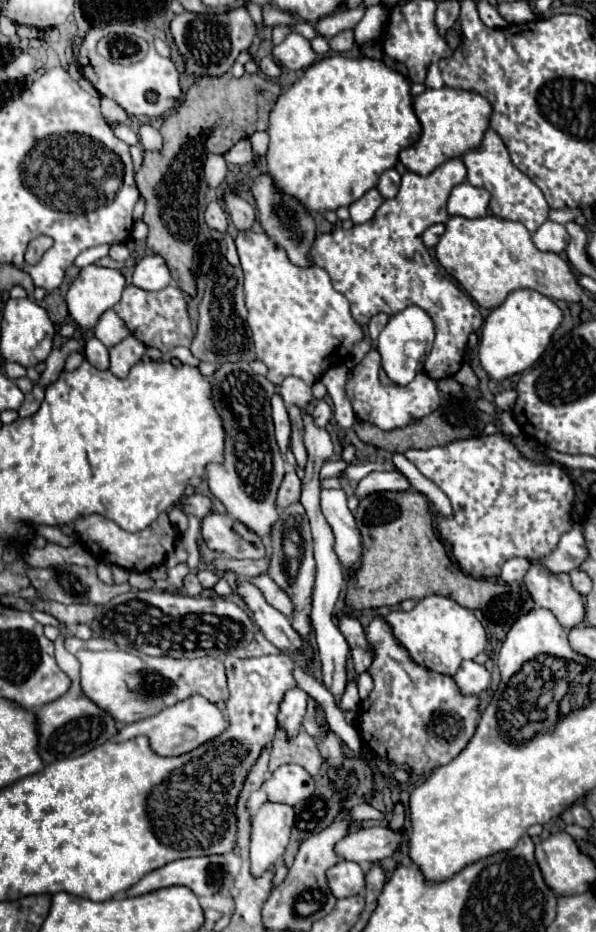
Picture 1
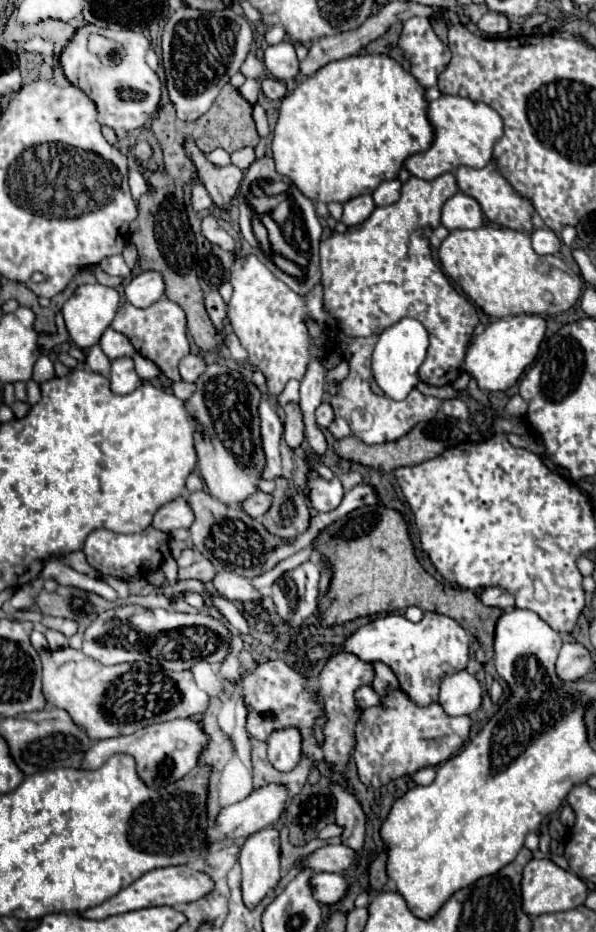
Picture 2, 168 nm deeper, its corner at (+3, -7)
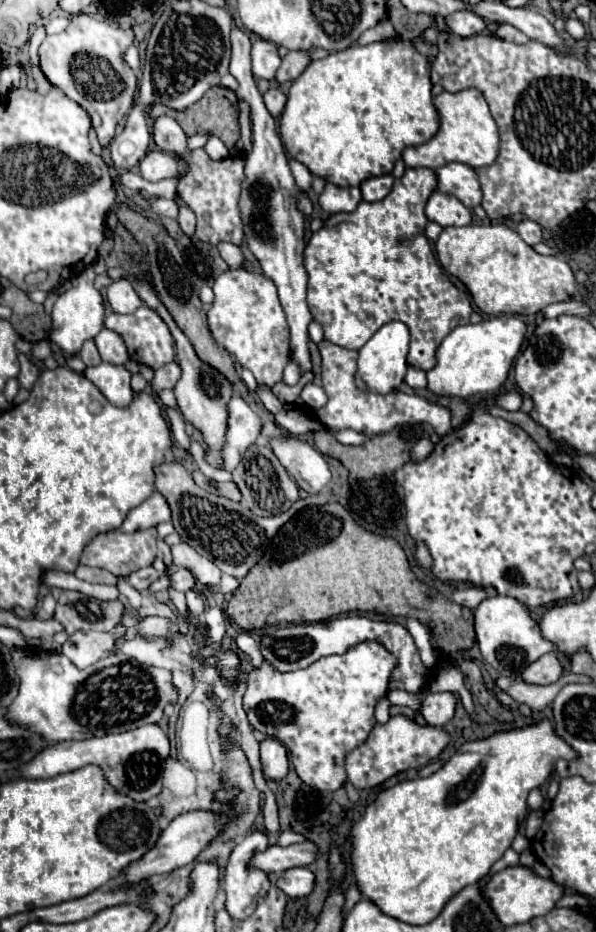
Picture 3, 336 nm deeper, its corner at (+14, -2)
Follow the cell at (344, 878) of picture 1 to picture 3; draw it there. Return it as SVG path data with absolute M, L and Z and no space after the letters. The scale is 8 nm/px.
M292 867L280 873L276 885L292 899L308 897L310 891L314 889L314 873L306 867Z

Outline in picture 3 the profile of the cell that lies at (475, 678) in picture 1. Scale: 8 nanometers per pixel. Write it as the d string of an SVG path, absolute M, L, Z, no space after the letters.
M430 693L422 701L420 713L432 727L444 727L454 715L456 699L452 693Z

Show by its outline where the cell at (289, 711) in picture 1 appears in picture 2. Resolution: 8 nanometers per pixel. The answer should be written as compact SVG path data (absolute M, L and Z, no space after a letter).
M299 728L275 730L269 736L267 744L269 744L269 762L277 770L287 772L297 766L297 762L301 758L301 746L303 746Z

